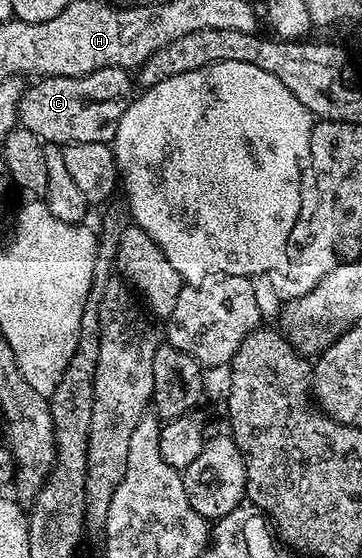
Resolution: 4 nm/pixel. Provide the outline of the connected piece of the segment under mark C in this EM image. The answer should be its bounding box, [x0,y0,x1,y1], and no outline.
[17,66,134,145]

